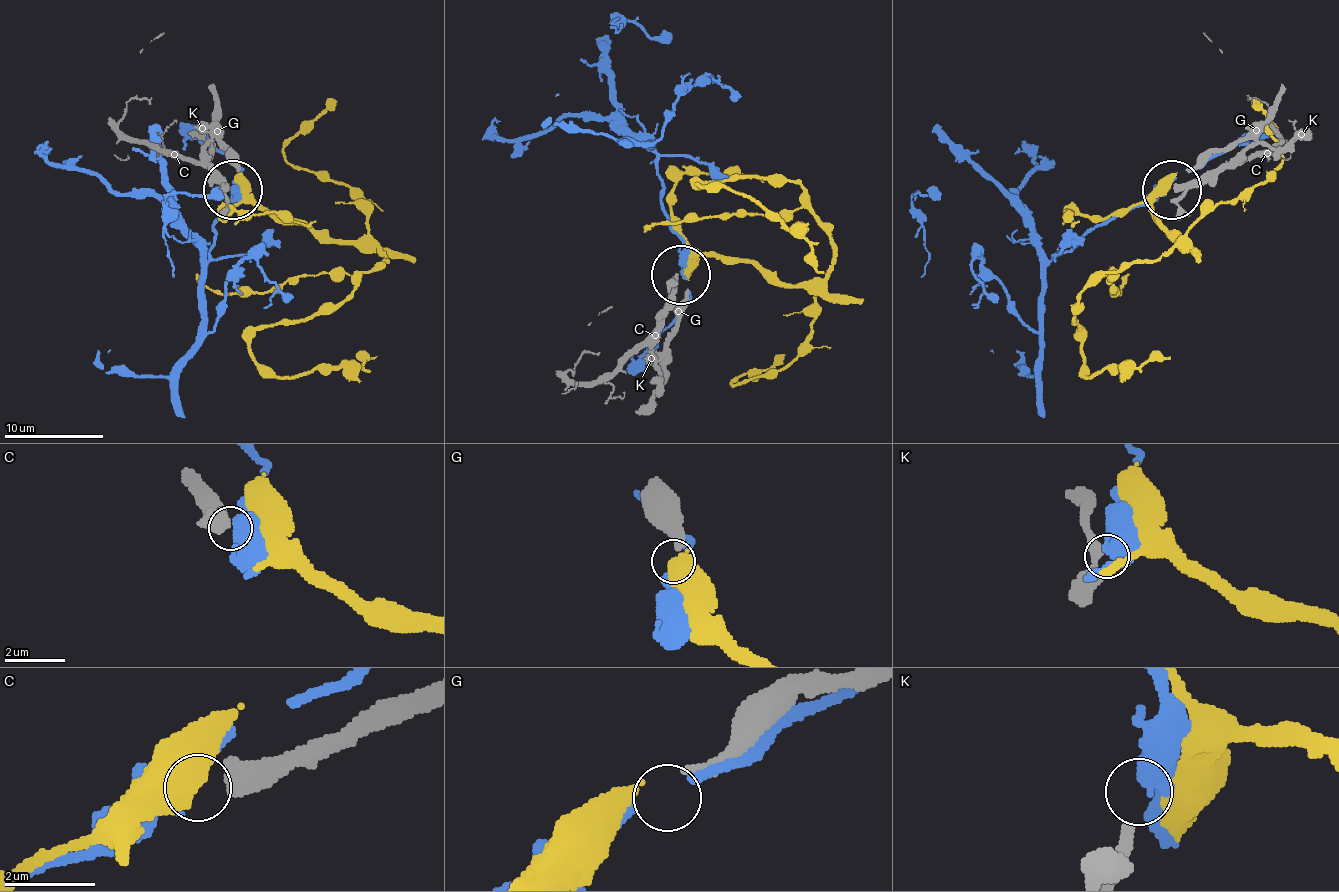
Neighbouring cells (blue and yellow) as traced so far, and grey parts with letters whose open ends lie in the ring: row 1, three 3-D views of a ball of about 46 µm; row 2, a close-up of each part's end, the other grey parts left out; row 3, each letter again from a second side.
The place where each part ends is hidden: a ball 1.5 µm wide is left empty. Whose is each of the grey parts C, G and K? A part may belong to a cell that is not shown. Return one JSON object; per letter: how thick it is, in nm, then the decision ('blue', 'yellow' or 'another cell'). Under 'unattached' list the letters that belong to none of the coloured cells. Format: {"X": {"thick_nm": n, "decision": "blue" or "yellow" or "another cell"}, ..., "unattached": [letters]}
{"C": {"thick_nm": 600, "decision": "another cell"}, "G": {"thick_nm": 280, "decision": "yellow"}, "K": {"thick_nm": 240, "decision": "another cell"}, "unattached": ["C", "K"]}

